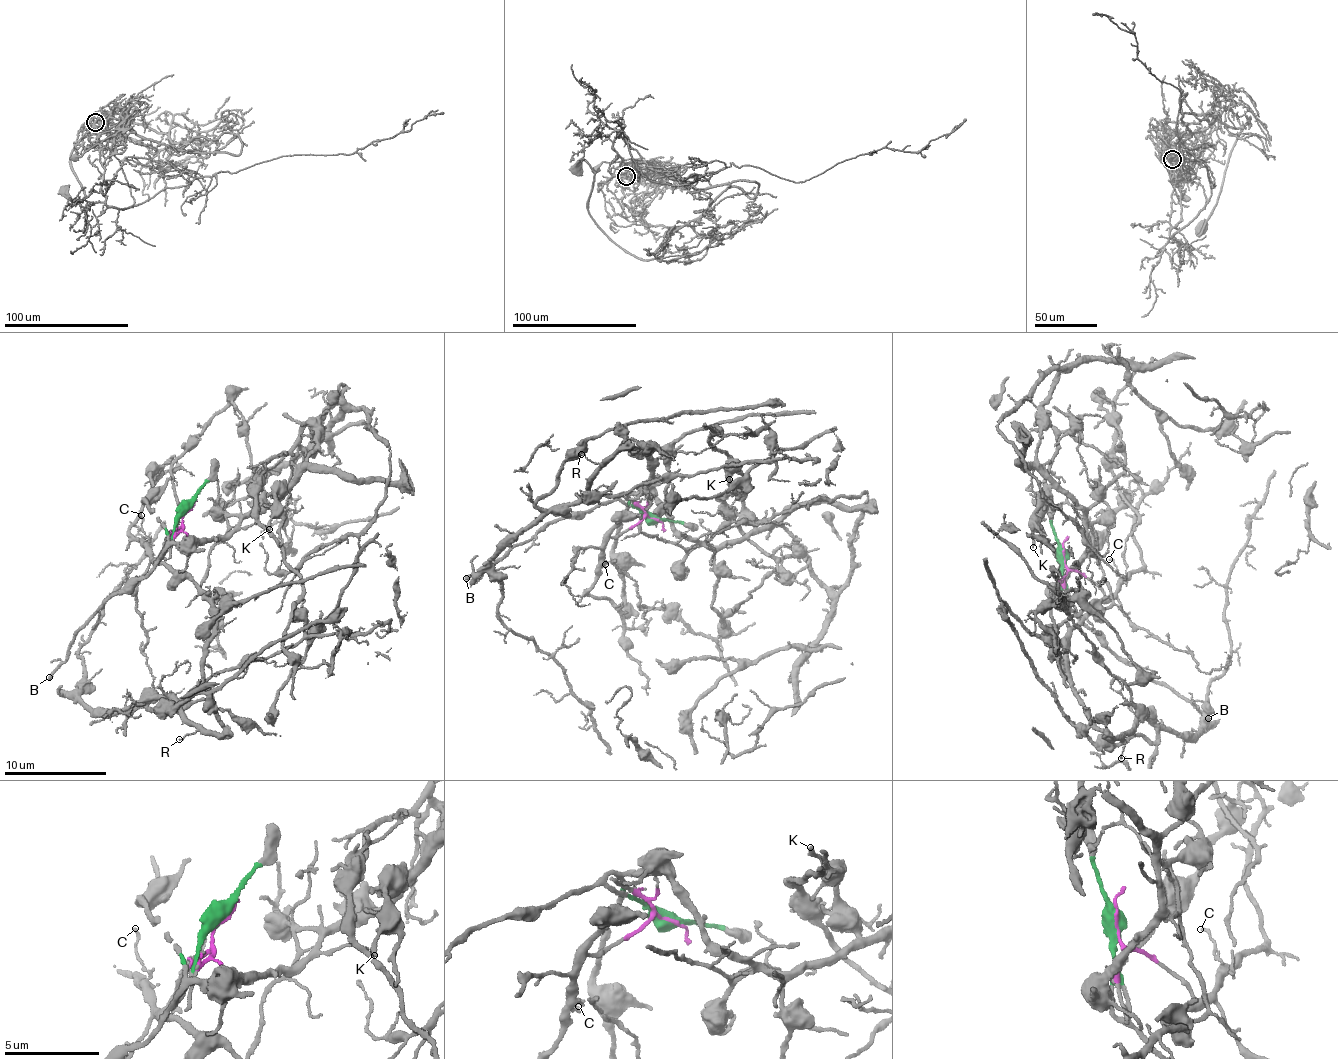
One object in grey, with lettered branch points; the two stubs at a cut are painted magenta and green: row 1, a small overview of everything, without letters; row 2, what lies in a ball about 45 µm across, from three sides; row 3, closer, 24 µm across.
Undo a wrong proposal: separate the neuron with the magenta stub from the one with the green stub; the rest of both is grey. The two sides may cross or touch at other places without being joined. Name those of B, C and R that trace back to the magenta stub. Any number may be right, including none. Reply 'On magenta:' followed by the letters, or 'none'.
On magenta: C, R

